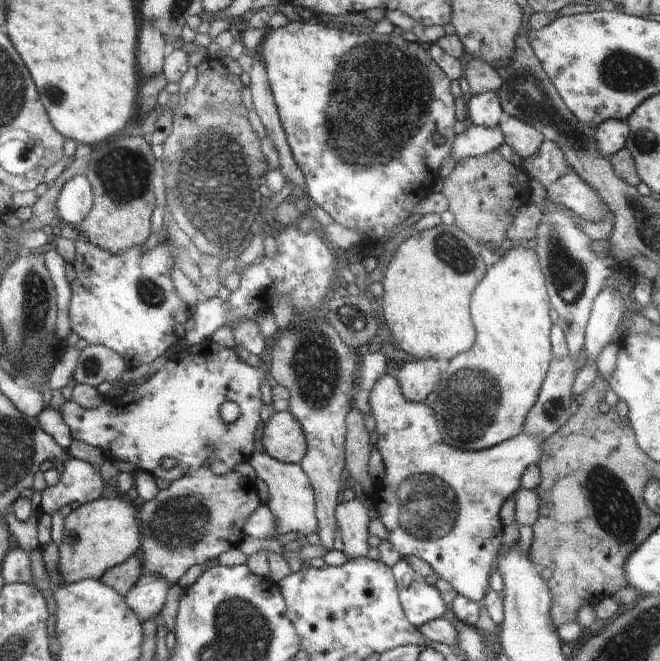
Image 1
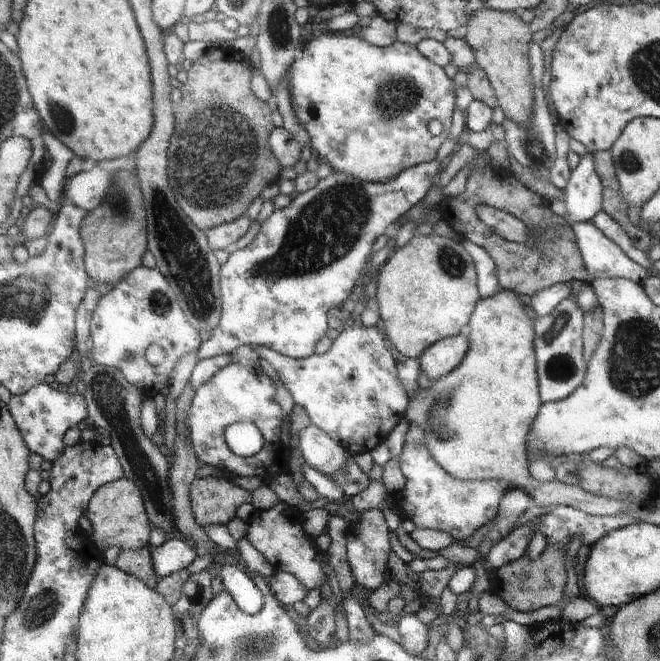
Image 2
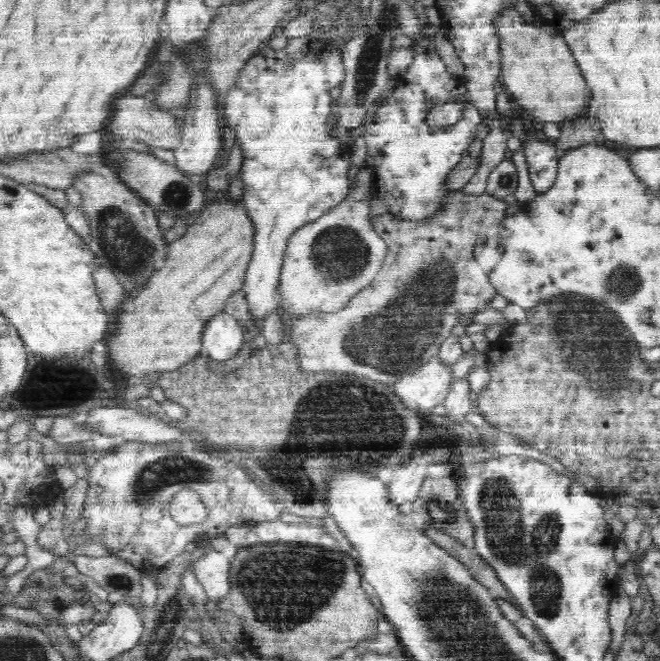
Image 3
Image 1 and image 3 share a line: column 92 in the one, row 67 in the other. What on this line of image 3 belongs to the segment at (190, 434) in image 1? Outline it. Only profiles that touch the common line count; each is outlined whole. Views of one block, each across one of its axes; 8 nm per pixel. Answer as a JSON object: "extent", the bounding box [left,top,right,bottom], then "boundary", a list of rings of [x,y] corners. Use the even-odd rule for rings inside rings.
{"extent":[364,52,482,225],"boundary":[[[436,52],[414,54],[408,72],[398,77],[392,94],[371,117],[364,133],[364,166],[370,172],[372,198],[382,200],[392,219],[421,225],[451,205],[451,194],[456,189],[449,187],[450,175],[479,135],[477,127],[482,117],[476,107],[466,103],[456,124],[430,130],[426,116],[436,106],[462,101],[466,91],[462,80],[448,74]]]}

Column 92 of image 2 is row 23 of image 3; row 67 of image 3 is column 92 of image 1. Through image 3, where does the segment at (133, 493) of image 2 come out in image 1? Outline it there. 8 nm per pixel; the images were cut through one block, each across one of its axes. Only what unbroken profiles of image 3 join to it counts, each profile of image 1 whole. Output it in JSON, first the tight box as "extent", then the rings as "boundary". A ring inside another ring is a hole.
{"extent":[58,494,143,584],"boundary":[[[115,494],[112,498],[82,505],[65,518],[65,530],[59,545],[58,574],[64,583],[75,584],[84,579],[102,579],[108,570],[141,554],[143,532],[140,512],[128,496]]]}

